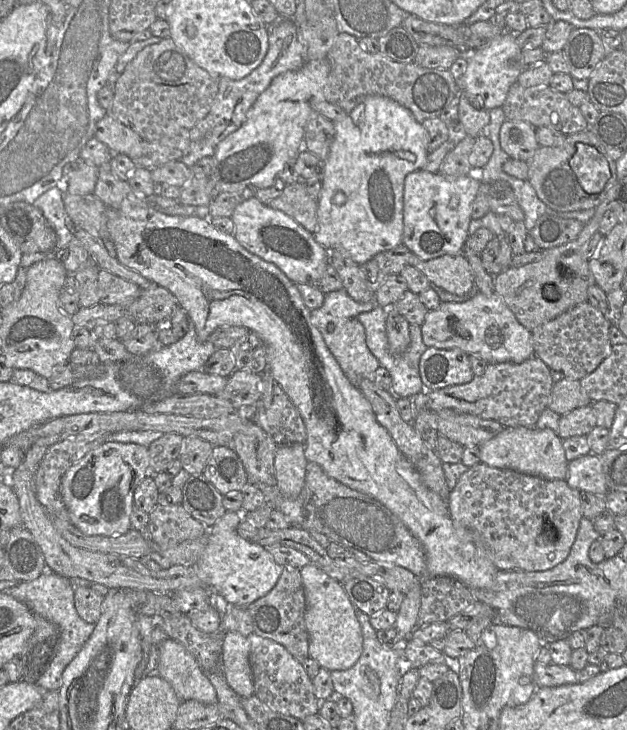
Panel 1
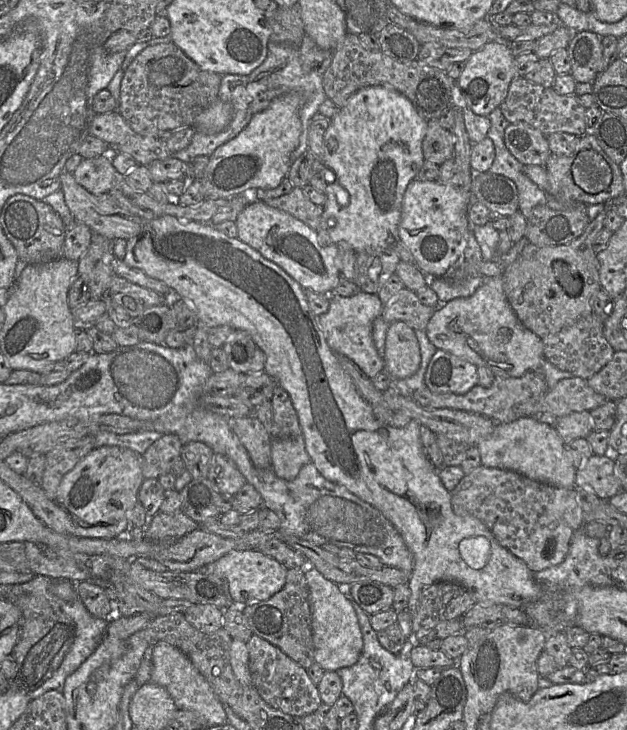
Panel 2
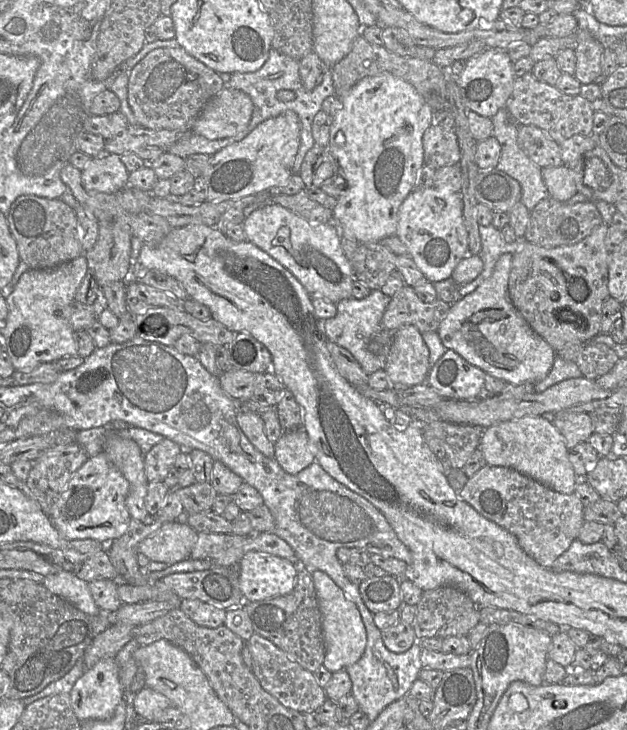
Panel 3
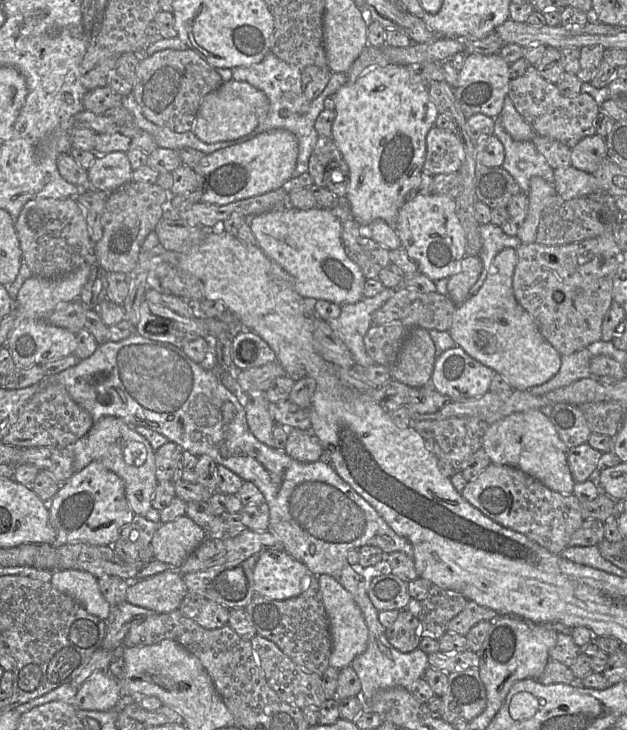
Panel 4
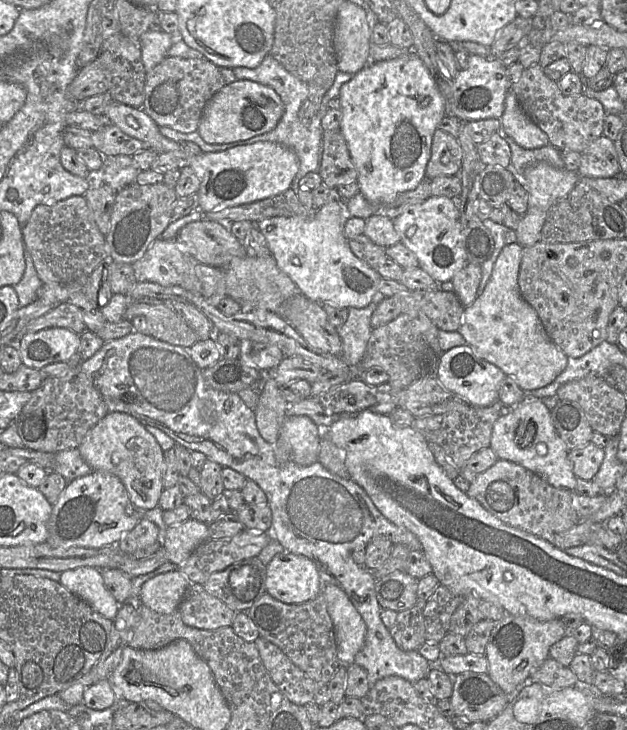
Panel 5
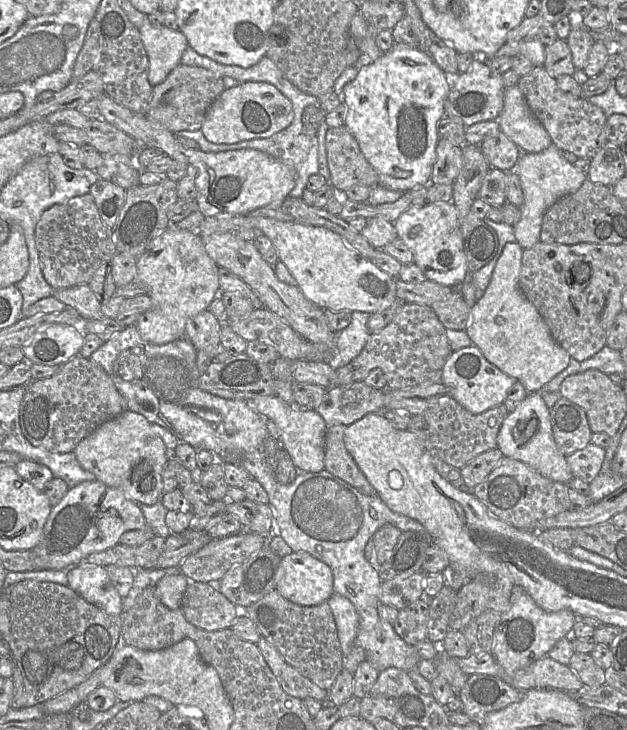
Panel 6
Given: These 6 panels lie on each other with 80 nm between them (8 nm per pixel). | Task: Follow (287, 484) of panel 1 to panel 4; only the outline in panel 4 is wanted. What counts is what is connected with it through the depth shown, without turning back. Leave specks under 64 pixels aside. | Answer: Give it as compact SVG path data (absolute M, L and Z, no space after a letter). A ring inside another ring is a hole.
M291 428L288 430L285 452L299 462L313 463L320 460L323 447L311 431Z

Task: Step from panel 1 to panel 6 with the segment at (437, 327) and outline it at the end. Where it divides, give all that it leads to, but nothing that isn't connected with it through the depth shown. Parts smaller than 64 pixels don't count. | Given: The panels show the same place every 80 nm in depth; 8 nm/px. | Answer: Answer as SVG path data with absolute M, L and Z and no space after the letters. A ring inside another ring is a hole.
M509 242L505 245L484 295L471 307L470 323L465 332L473 345L480 349L490 363L503 373L519 381L529 394L539 393L545 384L566 369L571 356L556 342L544 319L521 291L519 282L523 250L518 242Z

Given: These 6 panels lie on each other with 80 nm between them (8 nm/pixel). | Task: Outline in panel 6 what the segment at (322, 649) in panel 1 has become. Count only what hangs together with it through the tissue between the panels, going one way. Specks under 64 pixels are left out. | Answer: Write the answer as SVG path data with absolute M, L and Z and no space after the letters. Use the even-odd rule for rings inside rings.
M336 592L327 602L334 616L341 650L345 656L355 644L360 626L359 615L349 599Z

